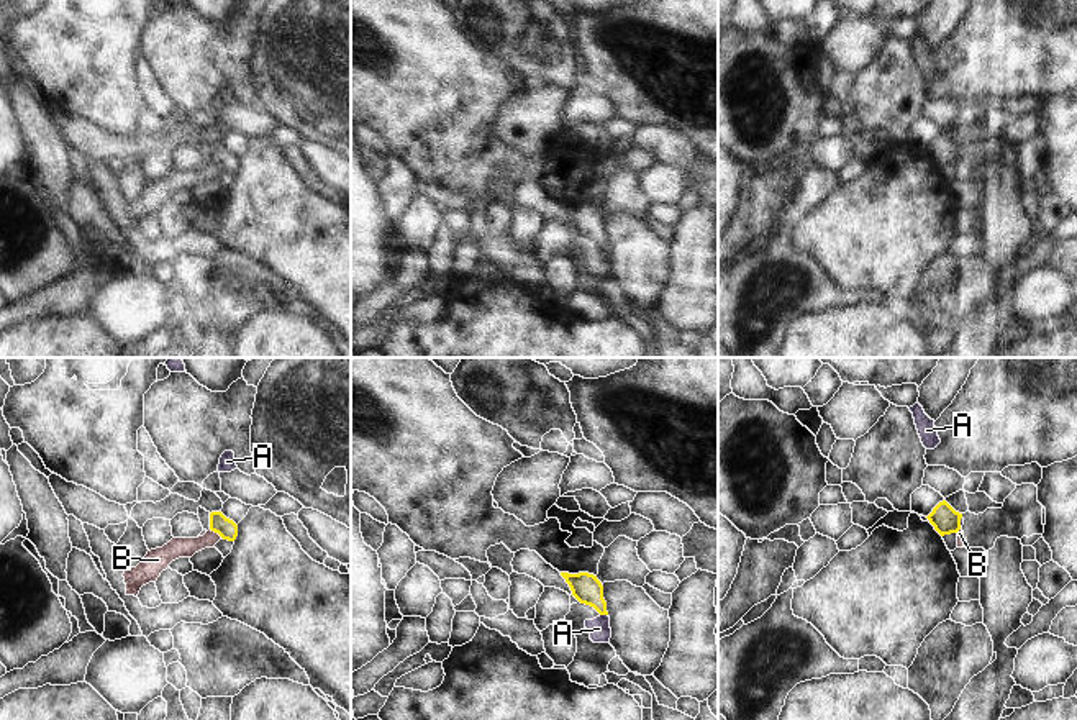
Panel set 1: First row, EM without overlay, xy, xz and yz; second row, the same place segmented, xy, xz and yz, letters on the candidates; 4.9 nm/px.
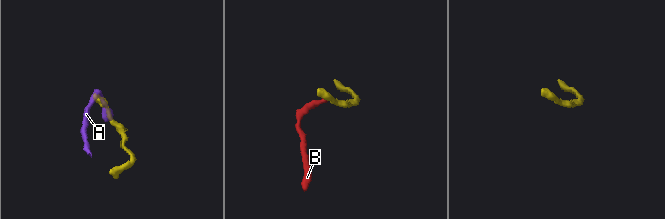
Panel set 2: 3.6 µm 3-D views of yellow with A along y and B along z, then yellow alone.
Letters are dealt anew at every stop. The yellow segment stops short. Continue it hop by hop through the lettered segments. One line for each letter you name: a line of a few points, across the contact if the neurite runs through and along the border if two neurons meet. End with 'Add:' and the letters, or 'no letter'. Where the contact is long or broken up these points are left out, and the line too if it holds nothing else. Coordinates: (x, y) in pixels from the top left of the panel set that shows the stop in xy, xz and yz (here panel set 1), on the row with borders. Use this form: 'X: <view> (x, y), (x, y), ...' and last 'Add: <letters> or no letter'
Add: no letter

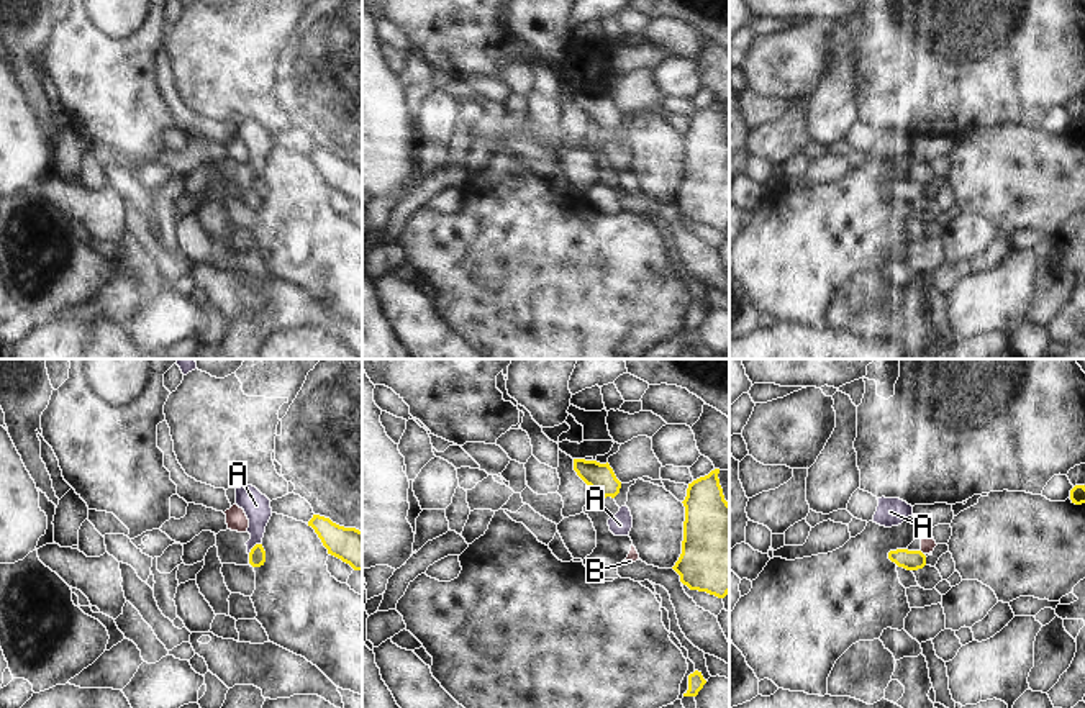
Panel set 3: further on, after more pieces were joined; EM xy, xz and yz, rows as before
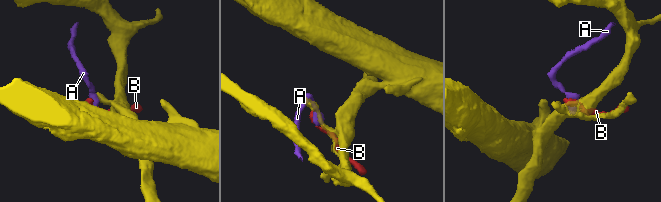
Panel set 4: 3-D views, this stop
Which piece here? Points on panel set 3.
Add: no letter

